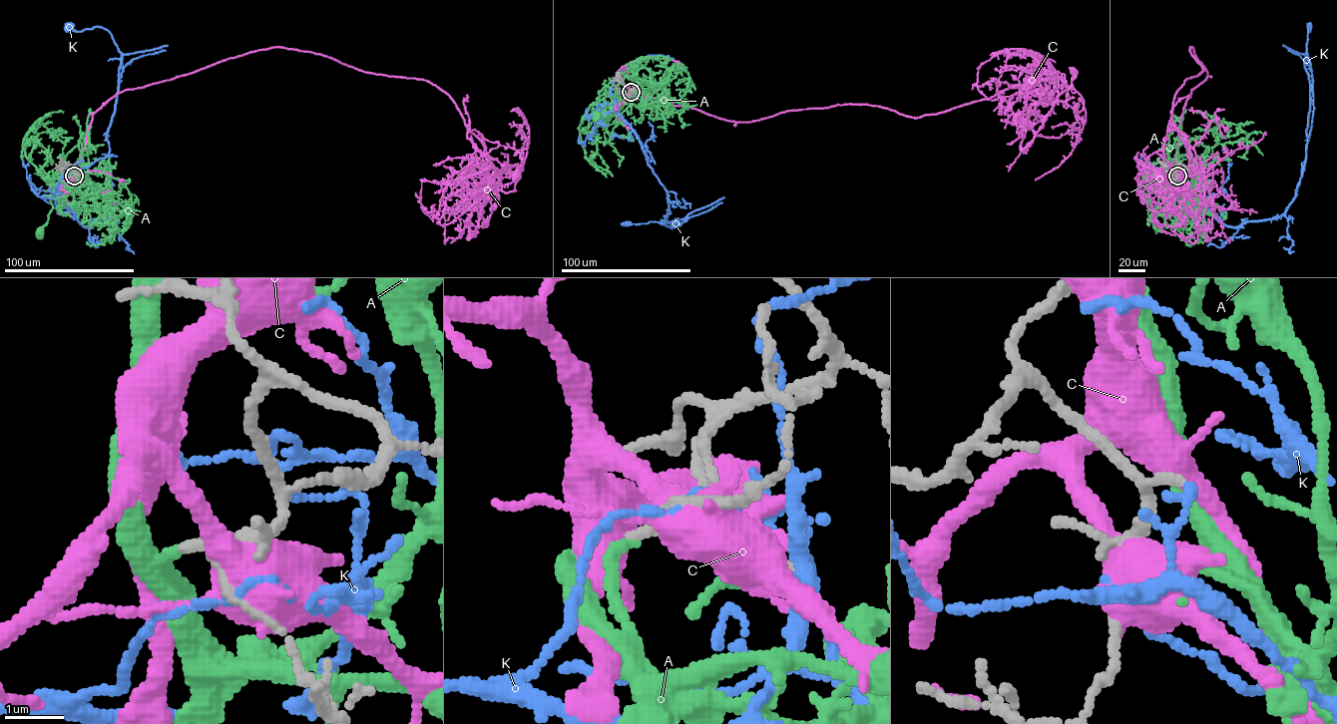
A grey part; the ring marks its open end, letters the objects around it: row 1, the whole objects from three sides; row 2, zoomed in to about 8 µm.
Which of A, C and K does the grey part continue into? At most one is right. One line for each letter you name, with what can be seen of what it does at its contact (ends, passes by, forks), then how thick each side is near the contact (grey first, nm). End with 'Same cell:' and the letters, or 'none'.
A: it ends | 150/180 nm
Same cell: A

